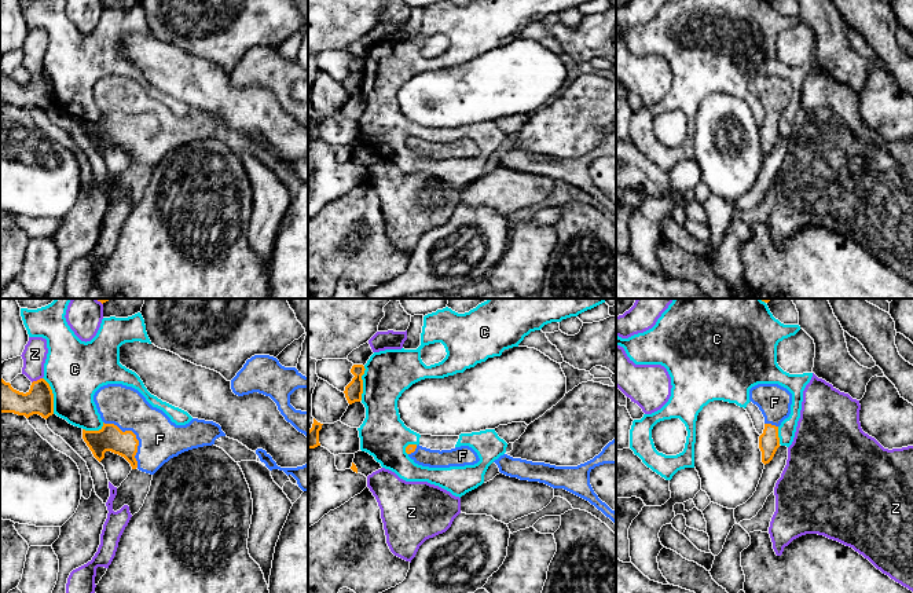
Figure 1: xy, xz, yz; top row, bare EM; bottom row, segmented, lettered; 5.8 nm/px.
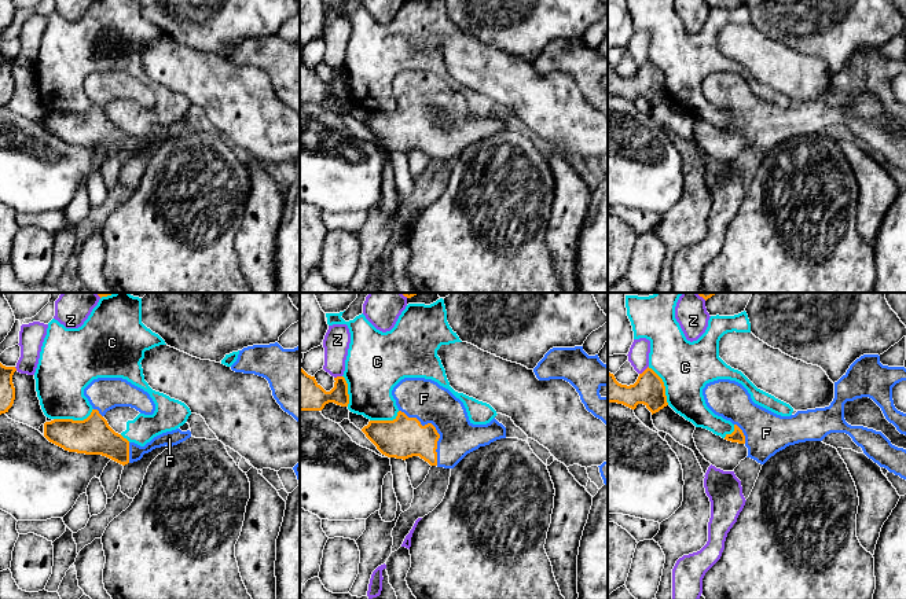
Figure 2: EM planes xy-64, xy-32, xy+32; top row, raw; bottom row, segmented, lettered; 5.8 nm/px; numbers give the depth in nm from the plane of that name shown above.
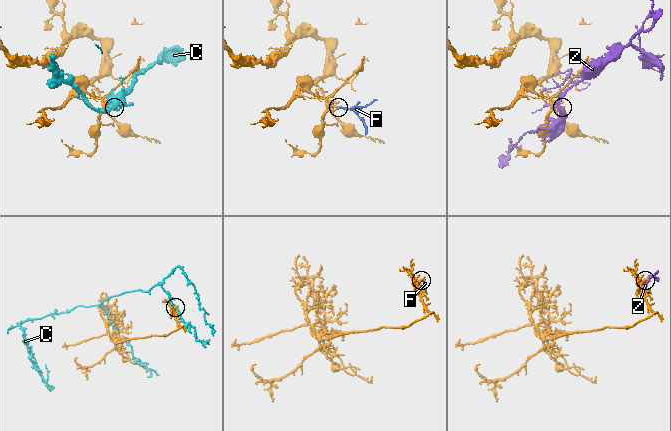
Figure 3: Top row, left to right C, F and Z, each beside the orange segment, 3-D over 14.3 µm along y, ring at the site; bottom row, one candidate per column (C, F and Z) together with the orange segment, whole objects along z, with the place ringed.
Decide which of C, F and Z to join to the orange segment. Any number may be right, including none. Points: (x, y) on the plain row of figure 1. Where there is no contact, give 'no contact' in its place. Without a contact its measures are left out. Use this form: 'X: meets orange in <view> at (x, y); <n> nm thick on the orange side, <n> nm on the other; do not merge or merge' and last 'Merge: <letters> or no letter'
C: meets orange in xy at (52, 87); 160 nm thick on the orange side, 340 nm on the other; do not merge
F: meets orange in xy at (135, 127); 160 nm thick on the orange side, 260 nm on the other; merge
Z: meets orange in xy at (37, 72); 180 nm thick on the orange side, 140 nm on the other; do not merge
Merge: F

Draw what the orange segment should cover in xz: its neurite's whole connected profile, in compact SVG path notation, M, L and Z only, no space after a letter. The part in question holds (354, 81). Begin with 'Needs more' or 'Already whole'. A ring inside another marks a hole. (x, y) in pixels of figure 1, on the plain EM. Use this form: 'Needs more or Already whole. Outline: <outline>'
Already whole. Outline: M353 56L351 61L351 65L355 67L352 73L345 78L345 89L349 96L355 94L362 92L363 85L363 72L362 67L364 66L364 58L363 56Z

